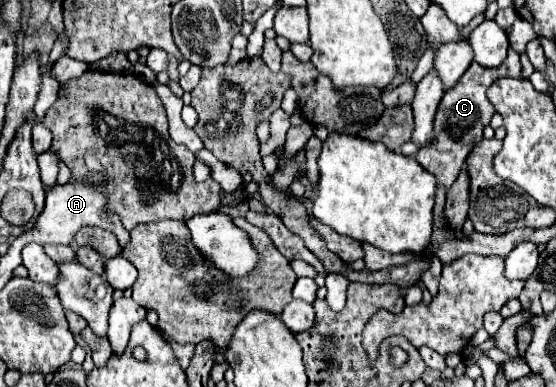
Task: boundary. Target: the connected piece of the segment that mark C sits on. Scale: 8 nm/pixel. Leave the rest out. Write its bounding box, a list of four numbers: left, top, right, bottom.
[416,48,522,190]

